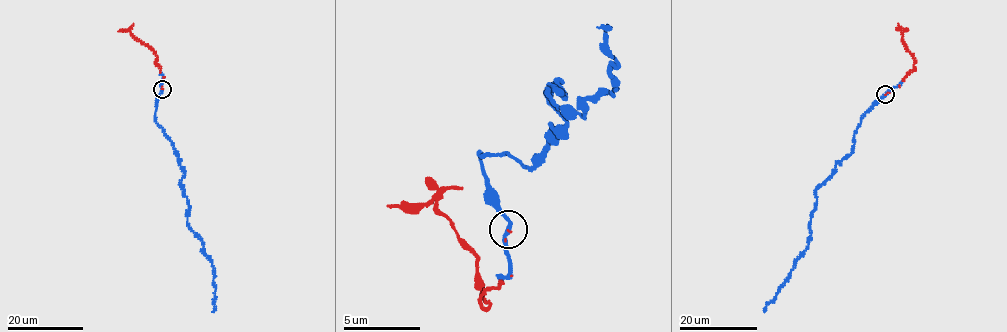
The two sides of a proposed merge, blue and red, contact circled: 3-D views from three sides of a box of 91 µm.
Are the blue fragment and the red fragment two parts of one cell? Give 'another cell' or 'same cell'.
same cell

